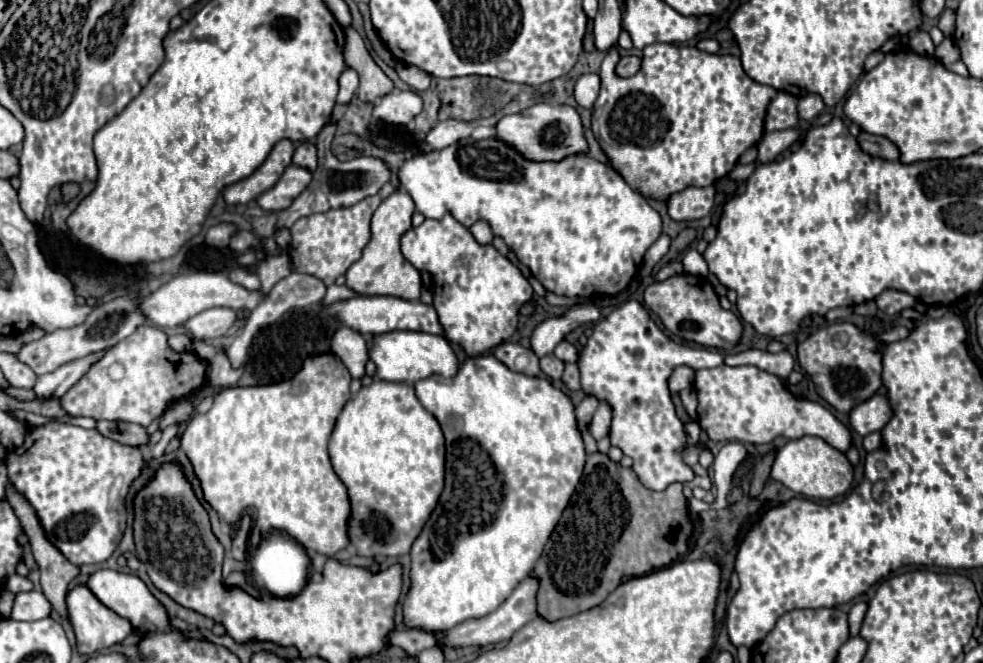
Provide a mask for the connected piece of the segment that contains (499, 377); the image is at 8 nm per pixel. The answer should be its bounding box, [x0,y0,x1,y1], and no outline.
[403,353,585,633]

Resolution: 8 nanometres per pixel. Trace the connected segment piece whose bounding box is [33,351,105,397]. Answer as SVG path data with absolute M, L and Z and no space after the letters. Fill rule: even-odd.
M105 351L89 353L87 357L81 357L67 365L61 365L53 373L37 377L37 383L33 387L35 393L39 397L63 397L87 373L87 369L91 369L91 365L95 365L95 361L99 361L103 357L103 353Z

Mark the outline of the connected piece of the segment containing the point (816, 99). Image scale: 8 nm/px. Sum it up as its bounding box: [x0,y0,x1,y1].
[799,93,825,121]

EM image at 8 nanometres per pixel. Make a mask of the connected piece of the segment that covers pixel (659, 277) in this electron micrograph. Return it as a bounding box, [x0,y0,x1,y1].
[655,261,683,281]

